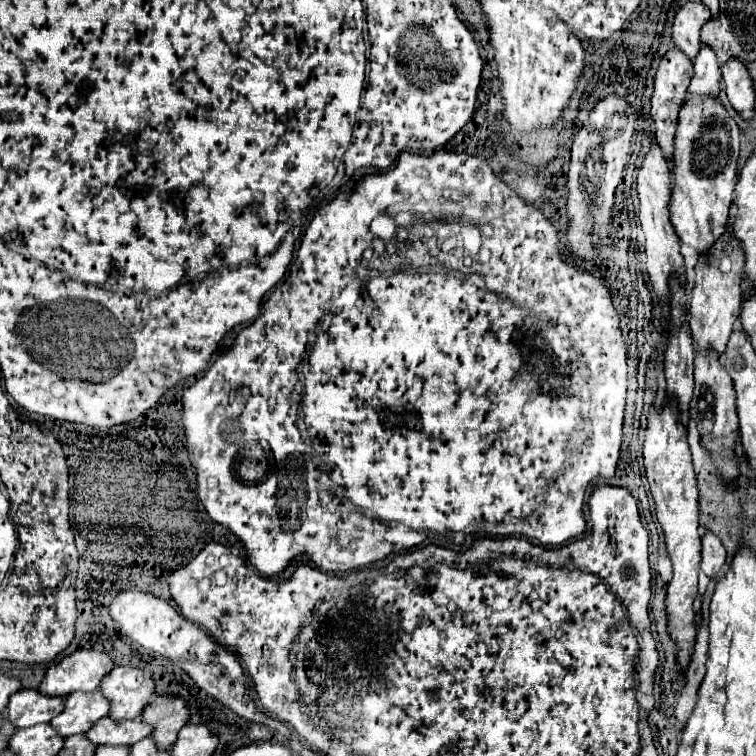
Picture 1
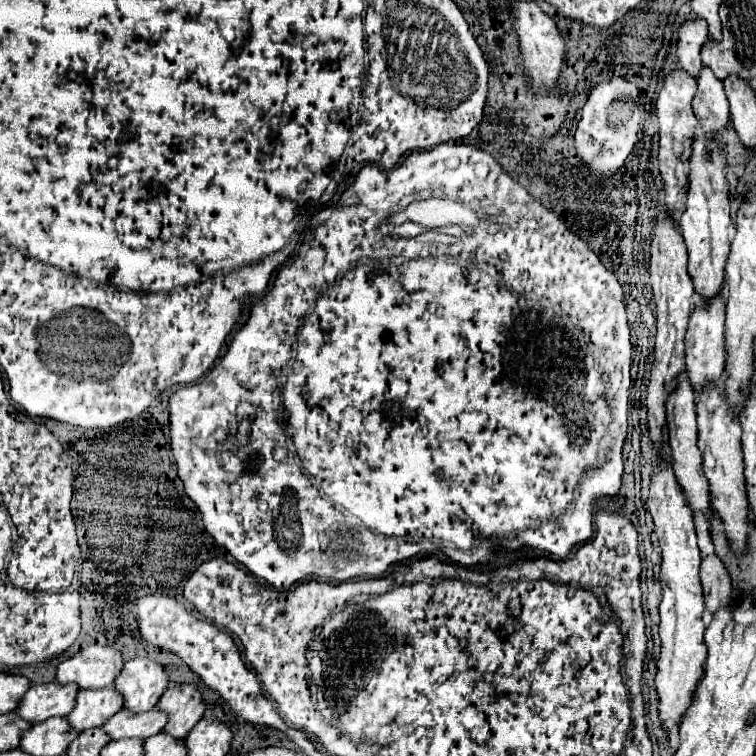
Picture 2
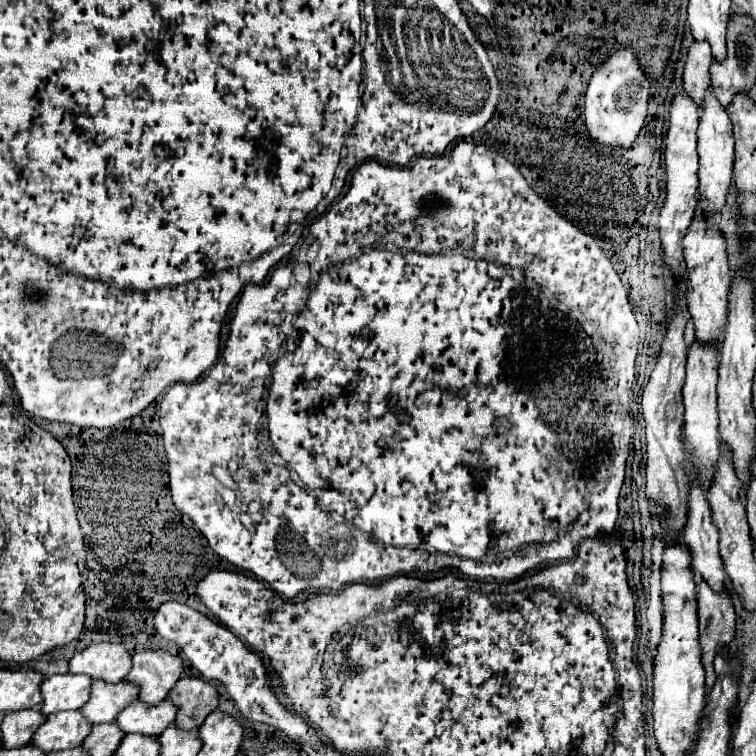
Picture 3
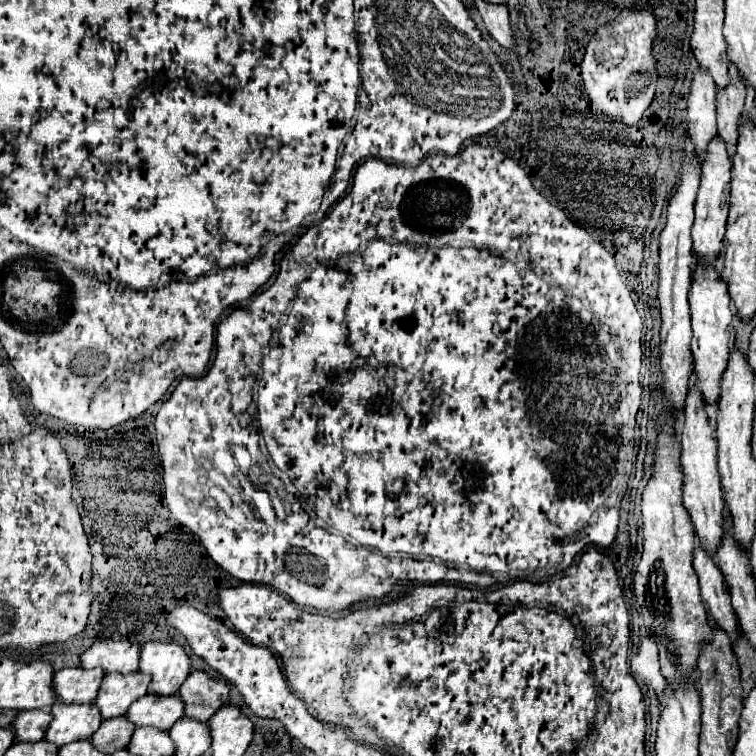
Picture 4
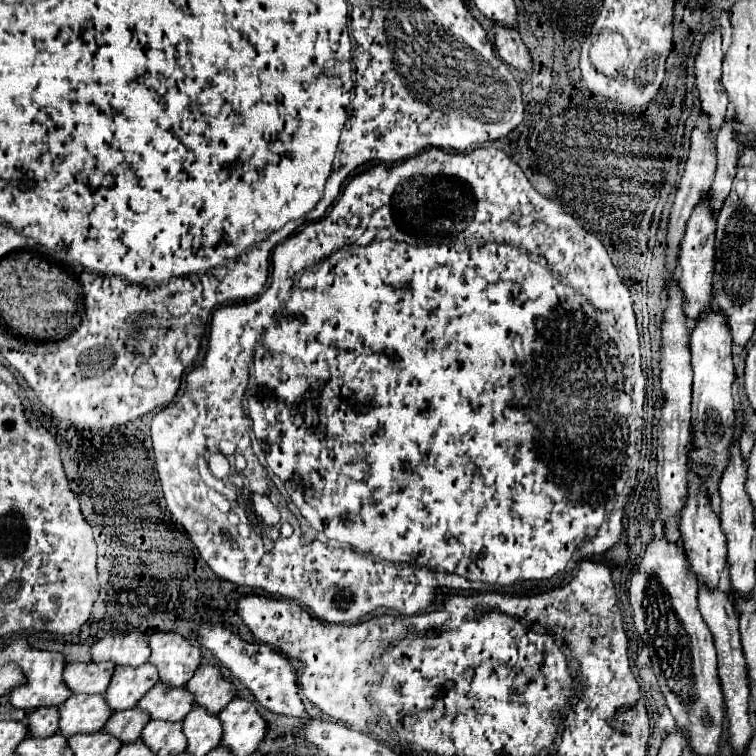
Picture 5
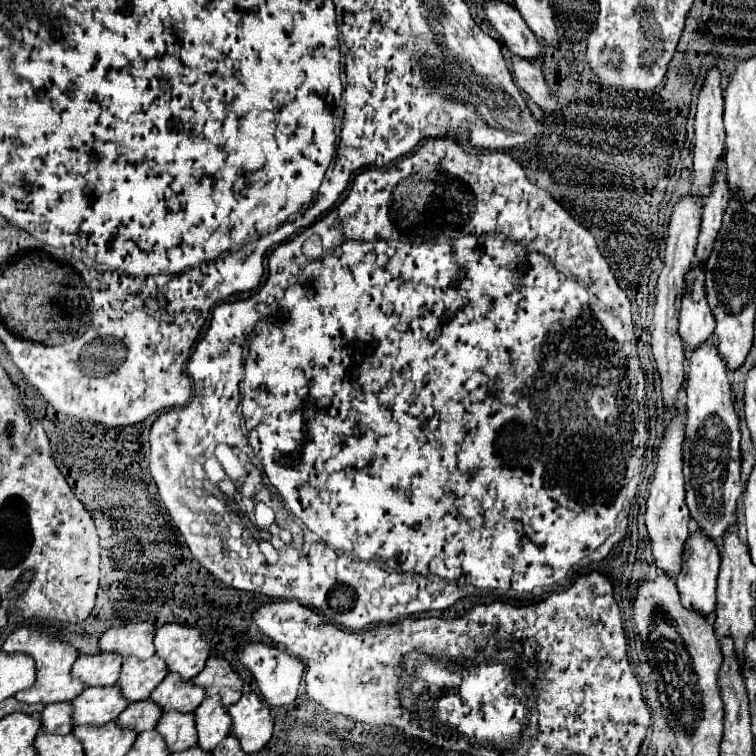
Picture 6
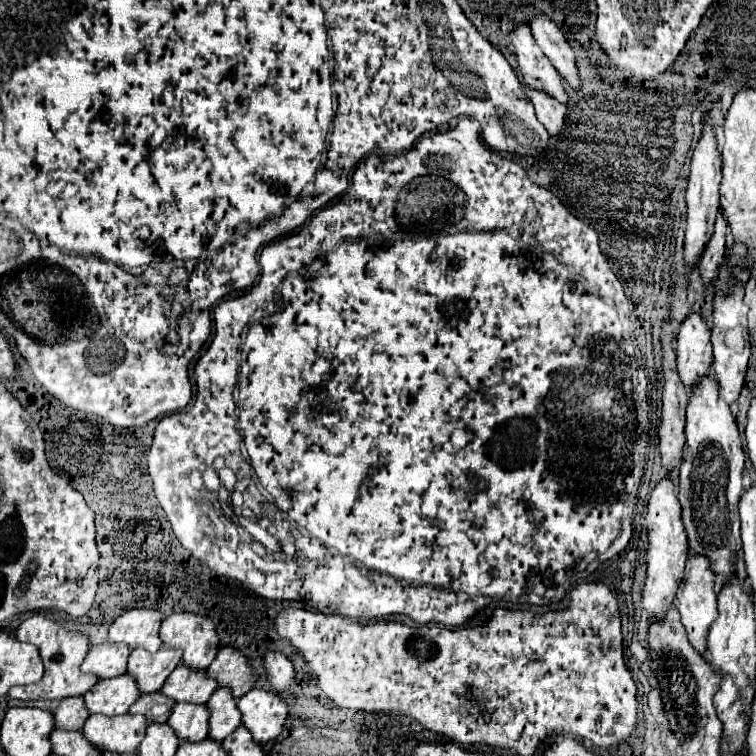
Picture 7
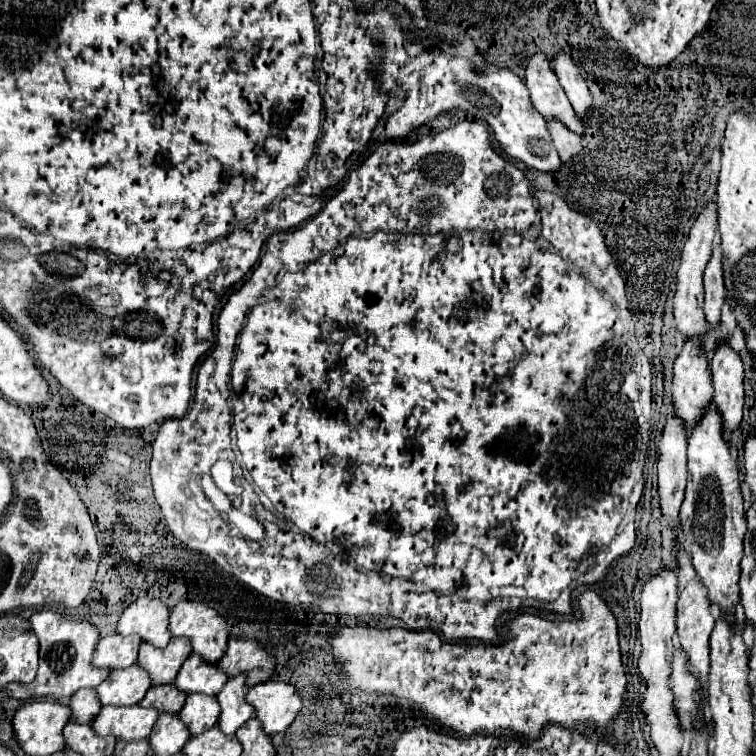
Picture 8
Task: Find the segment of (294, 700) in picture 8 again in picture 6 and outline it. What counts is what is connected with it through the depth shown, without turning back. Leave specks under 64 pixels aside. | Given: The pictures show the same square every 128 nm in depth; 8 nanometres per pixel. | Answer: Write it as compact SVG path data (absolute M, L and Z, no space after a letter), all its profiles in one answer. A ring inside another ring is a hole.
M256 692L244 694L228 712L232 716L232 732L240 740L244 752L256 754L270 742L276 714Z

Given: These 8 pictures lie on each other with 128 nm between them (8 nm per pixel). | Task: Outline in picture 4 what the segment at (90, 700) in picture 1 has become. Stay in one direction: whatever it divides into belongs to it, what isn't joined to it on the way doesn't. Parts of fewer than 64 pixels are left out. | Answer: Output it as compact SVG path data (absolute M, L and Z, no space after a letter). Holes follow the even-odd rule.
M142 672L106 674L96 698L102 718L124 716L134 700L144 696L150 686L150 676Z

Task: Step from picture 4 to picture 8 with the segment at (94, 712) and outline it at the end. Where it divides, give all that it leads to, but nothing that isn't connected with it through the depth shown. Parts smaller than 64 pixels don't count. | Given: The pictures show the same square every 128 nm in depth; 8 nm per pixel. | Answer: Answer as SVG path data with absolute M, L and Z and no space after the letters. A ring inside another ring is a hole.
M134 664L124 670L110 672L110 676L96 688L96 692L102 704L134 706L144 698L150 686L152 680L148 672L142 670L138 664Z

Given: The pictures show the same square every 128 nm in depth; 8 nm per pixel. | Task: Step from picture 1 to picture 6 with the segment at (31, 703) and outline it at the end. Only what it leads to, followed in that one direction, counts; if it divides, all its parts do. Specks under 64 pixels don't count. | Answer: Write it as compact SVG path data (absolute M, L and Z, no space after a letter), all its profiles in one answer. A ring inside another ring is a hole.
M116 652L82 654L74 662L72 676L82 680L86 686L112 686L118 682L122 660L124 656L118 656Z

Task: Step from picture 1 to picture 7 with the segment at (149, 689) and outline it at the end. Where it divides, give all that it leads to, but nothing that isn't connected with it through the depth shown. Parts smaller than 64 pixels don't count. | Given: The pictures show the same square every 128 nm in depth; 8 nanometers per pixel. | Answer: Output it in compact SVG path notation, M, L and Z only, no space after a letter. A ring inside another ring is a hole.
M194 612L170 614L162 622L160 638L164 646L180 648L184 652L182 662L200 670L206 670L210 666L220 644L216 624L208 616Z

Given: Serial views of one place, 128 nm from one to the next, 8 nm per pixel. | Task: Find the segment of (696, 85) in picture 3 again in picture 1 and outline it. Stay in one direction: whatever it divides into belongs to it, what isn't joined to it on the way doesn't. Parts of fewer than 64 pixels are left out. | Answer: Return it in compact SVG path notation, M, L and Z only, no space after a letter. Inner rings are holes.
M688 2L676 12L672 26L672 40L678 50L682 50L690 60L700 52L700 28L710 20L712 14L702 2Z

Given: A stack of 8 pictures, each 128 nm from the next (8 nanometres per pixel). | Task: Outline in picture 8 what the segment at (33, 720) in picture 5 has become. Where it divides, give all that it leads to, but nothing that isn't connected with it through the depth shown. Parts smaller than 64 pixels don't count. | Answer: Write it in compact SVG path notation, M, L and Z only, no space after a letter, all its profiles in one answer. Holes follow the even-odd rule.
M82 688L72 696L70 708L72 708L72 722L92 724L94 716L98 716L102 704L100 704L94 688Z

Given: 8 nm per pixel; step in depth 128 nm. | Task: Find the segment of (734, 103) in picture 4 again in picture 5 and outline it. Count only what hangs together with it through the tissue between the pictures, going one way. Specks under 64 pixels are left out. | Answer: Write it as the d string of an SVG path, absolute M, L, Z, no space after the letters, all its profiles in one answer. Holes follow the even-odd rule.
M726 120L724 128L716 134L716 178L710 188L710 210L716 214L726 196L730 194L732 180L736 176L738 162L738 144L734 138L734 122Z

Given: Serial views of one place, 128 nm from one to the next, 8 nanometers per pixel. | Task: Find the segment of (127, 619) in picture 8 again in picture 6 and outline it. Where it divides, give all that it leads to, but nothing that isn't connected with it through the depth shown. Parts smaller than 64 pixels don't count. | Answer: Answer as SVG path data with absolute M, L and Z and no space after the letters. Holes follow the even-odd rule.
M132 622L120 628L108 628L100 638L100 650L118 652L122 656L138 656L142 660L154 656L154 624L152 622Z

